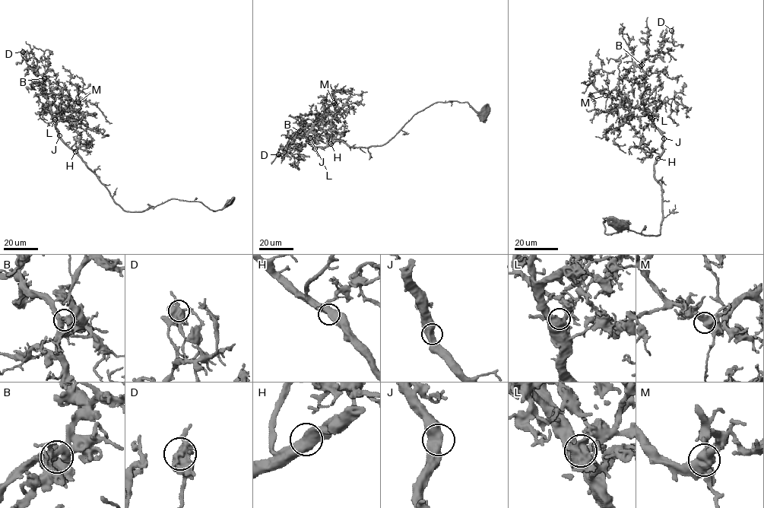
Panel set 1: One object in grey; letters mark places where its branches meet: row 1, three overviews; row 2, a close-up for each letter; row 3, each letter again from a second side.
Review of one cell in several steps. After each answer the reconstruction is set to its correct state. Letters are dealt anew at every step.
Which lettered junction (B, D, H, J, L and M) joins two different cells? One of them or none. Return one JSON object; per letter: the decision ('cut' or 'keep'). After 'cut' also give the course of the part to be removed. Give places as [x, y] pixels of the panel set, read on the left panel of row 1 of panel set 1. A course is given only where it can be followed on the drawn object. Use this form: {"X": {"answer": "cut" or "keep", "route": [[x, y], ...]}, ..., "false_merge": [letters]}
{"B": {"answer": "keep"}, "D": {"answer": "keep"}, "H": {"answer": "keep"}, "J": {"answer": "keep"}, "L": {"answer": "keep"}, "M": {"answer": "keep"}, "false_merge": []}

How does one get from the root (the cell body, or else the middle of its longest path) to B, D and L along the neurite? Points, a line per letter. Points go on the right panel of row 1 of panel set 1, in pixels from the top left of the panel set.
B: (622, 224), (604, 233), (610, 218), (657, 236), (662, 218), (654, 167), (662, 134), (645, 106), (641, 65)
D: (622, 224), (604, 233), (610, 218), (660, 233), (662, 134), (645, 106), (641, 62), (671, 30)
L: (622, 224), (604, 233), (610, 218), (660, 233), (654, 162), (662, 134), (650, 117)

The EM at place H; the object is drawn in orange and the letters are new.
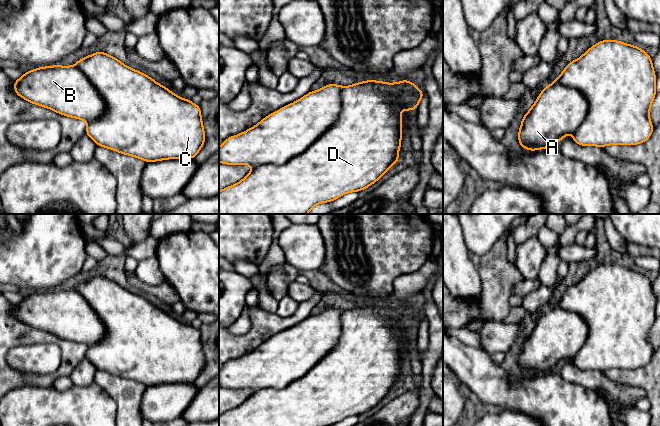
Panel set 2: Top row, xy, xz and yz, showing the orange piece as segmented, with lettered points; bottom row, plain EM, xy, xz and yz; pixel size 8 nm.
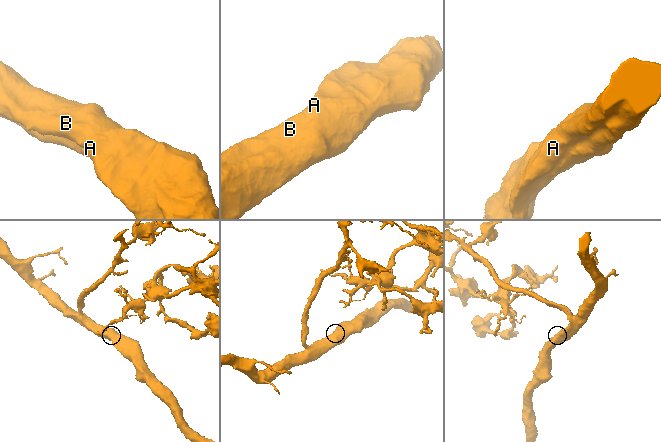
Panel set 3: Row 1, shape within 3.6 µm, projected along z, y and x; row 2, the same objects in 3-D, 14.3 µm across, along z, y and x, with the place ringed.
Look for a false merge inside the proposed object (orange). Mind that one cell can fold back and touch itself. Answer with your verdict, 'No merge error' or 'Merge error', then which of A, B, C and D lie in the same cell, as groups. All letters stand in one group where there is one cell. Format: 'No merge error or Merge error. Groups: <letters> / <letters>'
No merge error. Groups: A B C D

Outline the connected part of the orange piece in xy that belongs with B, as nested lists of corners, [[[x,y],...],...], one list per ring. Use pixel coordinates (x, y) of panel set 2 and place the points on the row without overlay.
[[[94,276],[79,283],[75,290],[39,291],[25,296],[14,306],[15,317],[26,325],[49,332],[64,340],[85,344],[88,347],[85,357],[97,370],[140,382],[145,386],[194,383],[205,367],[199,329],[178,321],[166,310],[160,309],[146,298],[126,290],[104,276]]]

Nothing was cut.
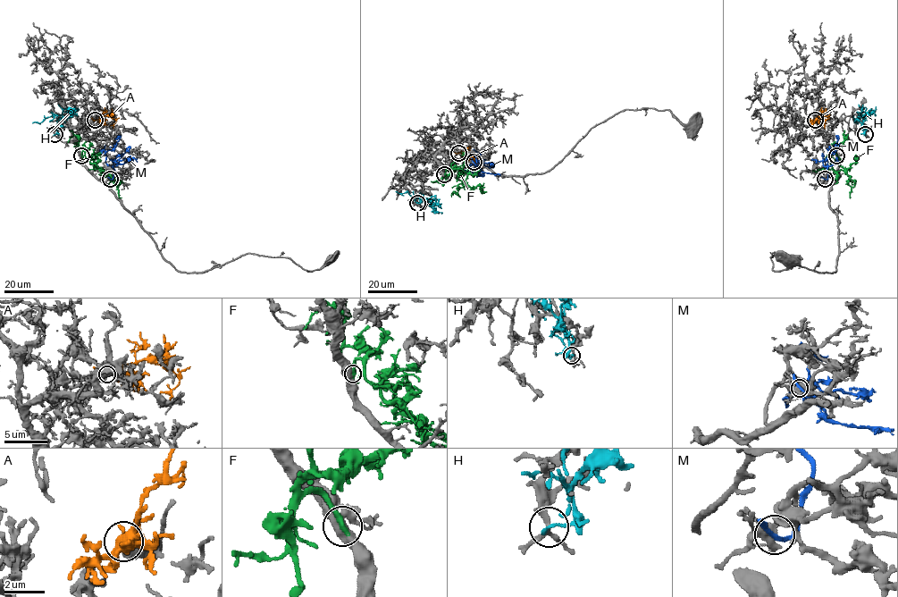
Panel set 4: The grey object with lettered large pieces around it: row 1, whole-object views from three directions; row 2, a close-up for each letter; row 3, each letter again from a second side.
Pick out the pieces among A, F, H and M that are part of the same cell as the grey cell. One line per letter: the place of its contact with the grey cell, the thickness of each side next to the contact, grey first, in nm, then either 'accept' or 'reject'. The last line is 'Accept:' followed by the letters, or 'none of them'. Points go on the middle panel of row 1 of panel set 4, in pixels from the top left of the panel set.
A: contact (458, 153); calibres 300 and 140 nm; reject
F: contact (444, 174); calibres 500 and 340 nm; accept
H: contact (417, 203); calibres 200 and 190 nm; reject
M: contact (474, 162); calibres 400 and 200 nm; reject
Accept: F

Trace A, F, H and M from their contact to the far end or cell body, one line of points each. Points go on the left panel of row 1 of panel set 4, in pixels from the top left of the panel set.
A: (95, 120), (112, 116), (115, 121), (113, 128)
F: (81, 155), (82, 151), (85, 153), (91, 163), (95, 163), (94, 167), (110, 176), (121, 197)
H: (54, 134), (57, 133), (61, 115), (50, 115), (40, 122), (32, 123)
M: (110, 179), (114, 170), (105, 163), (105, 153), (116, 144), (121, 135)

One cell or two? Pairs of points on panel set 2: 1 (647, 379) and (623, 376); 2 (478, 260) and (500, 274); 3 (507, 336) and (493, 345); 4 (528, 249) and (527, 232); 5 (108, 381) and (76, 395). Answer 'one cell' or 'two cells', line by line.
1: one cell
2: one cell
3: one cell
4: two cells
5: two cells

